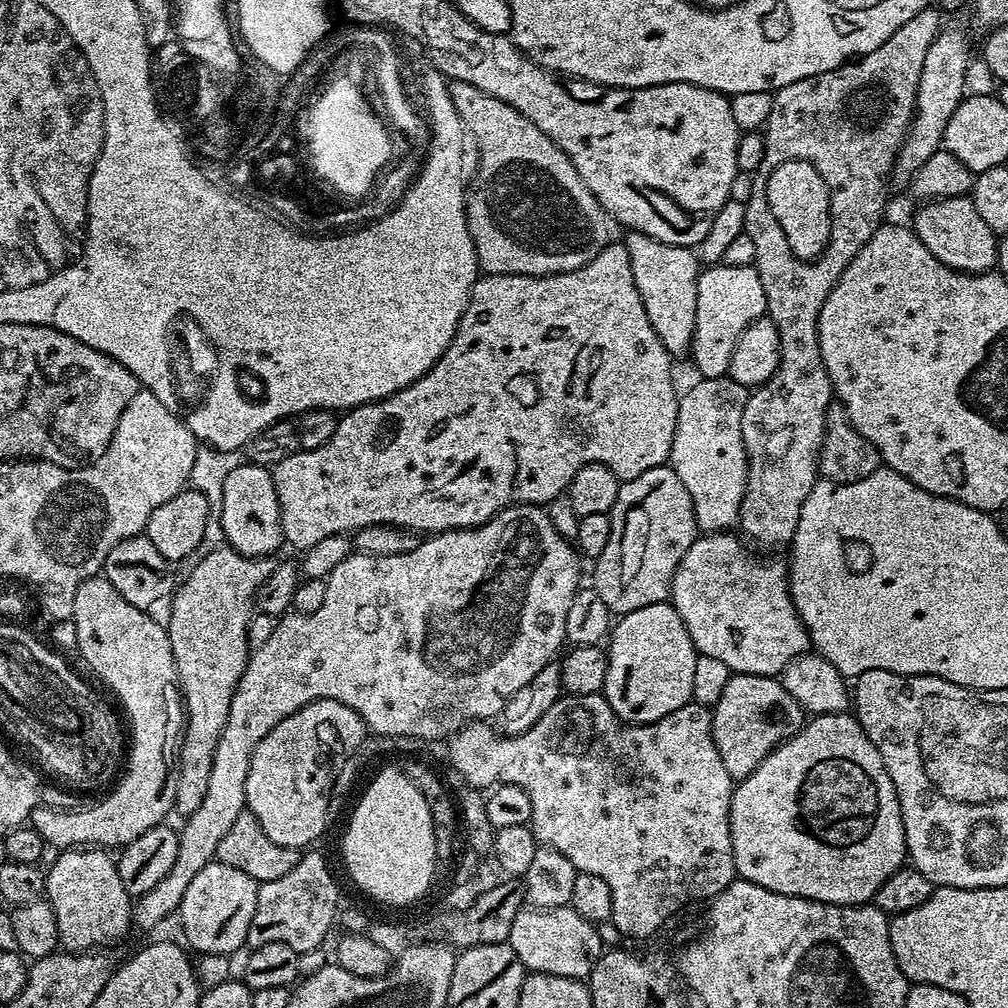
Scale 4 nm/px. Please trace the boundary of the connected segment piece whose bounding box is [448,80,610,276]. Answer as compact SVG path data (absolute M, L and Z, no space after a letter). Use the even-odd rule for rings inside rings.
M453 80L448 89L454 110L458 110L467 135L476 139L480 151L480 180L471 181L466 196L468 229L479 271L490 276L553 276L586 266L610 242L610 217L574 170L574 162L514 106L470 86L470 82Z

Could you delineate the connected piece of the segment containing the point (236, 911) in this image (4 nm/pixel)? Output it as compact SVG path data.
M219 862L202 866L190 886L186 886L186 894L182 894L178 909L180 924L188 939L187 947L209 952L212 956L224 956L227 952L238 951L240 947L243 949L250 930L250 918L254 918L257 887L257 881L252 880L250 874L234 870L234 866Z

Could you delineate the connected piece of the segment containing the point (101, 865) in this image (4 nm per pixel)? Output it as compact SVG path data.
M95 846L64 850L46 872L46 899L58 922L58 938L69 952L96 950L120 940L134 924L134 900L118 878L116 860Z

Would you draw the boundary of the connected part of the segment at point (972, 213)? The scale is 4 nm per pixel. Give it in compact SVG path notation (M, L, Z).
M955 196L954 198L925 203L917 210L916 217L910 221L910 224L916 237L922 242L922 246L926 246L926 250L930 250L930 254L934 254L934 258L938 258L938 262L950 266L956 272L975 274L977 272L990 272L997 267L997 233L992 232L990 226L986 226L986 222L982 222L982 218L978 218L978 210L974 210L974 202L968 196Z

